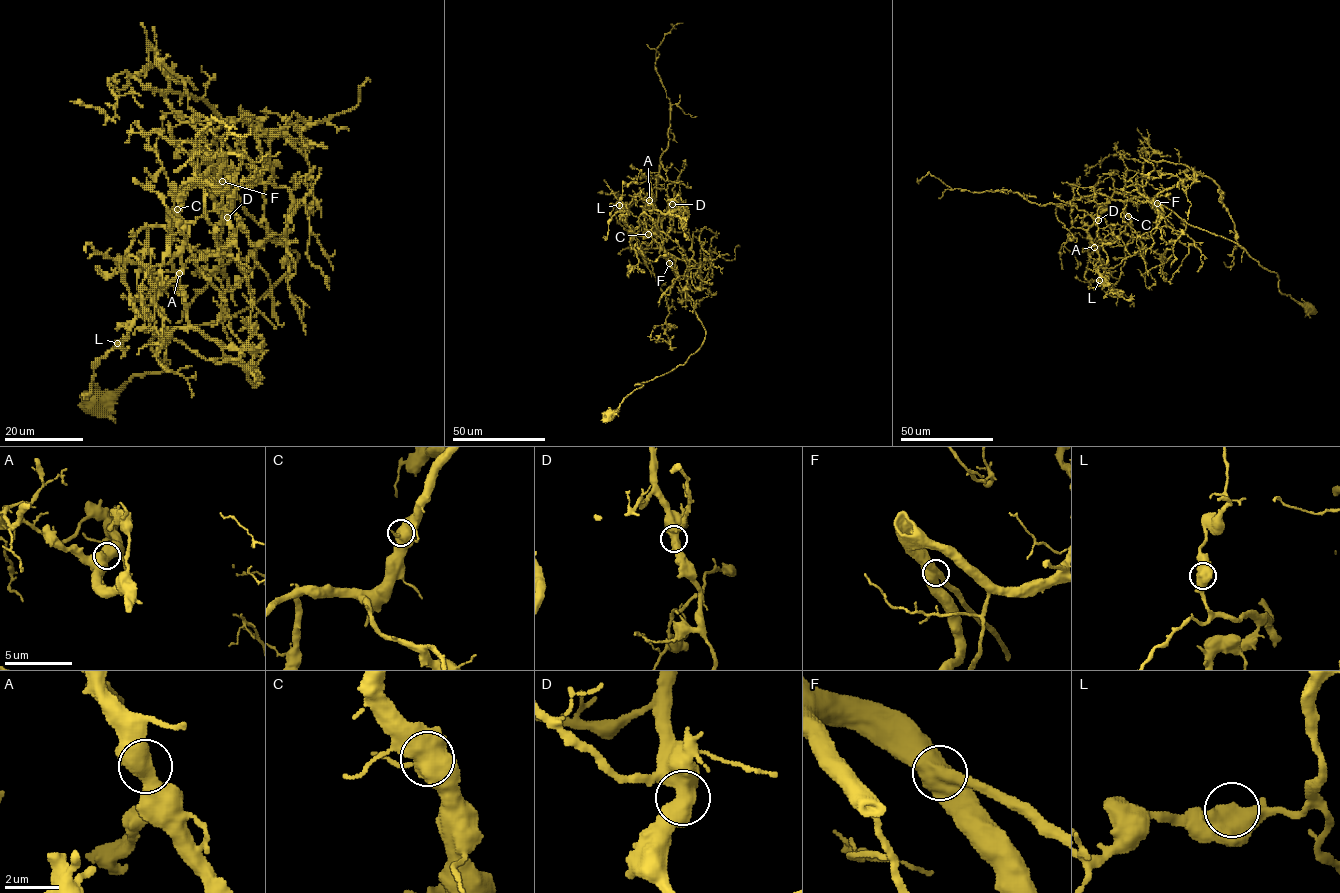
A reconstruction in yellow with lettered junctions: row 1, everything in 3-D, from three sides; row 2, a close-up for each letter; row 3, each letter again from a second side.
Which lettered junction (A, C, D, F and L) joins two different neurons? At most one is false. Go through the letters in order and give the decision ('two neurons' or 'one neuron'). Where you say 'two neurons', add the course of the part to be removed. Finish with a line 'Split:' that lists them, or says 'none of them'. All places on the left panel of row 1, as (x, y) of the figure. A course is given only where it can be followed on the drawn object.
A: one neuron
C: one neuron
D: one neuron
F: one neuron
L: one neuron
Split: none of them

